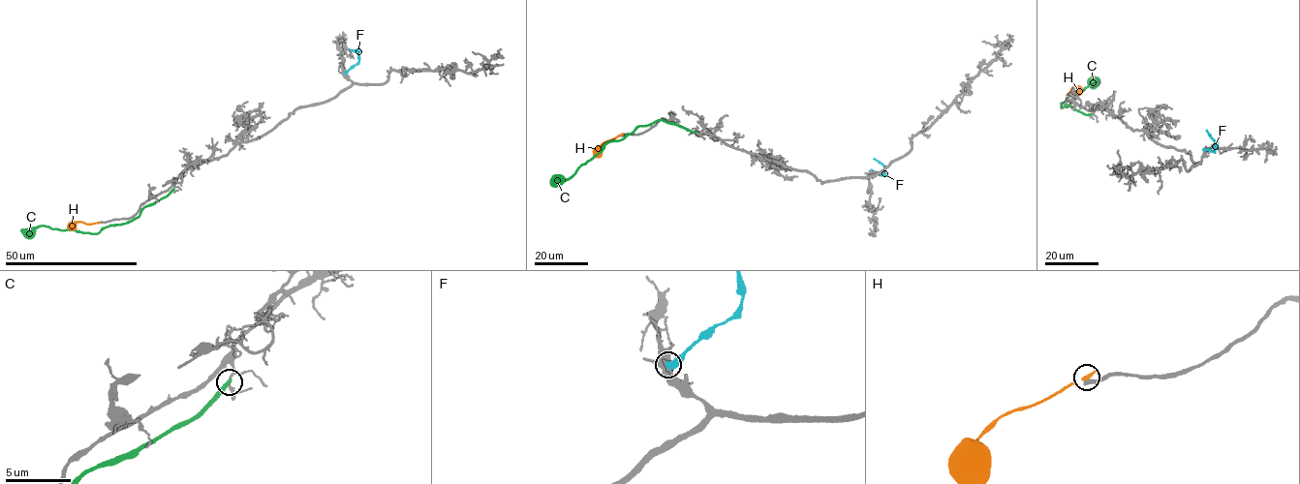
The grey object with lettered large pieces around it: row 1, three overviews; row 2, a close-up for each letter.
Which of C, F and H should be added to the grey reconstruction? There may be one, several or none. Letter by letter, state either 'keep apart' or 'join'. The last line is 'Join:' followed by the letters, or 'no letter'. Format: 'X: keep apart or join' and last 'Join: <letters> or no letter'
C: keep apart
F: keep apart
H: keep apart
Join: no letter

